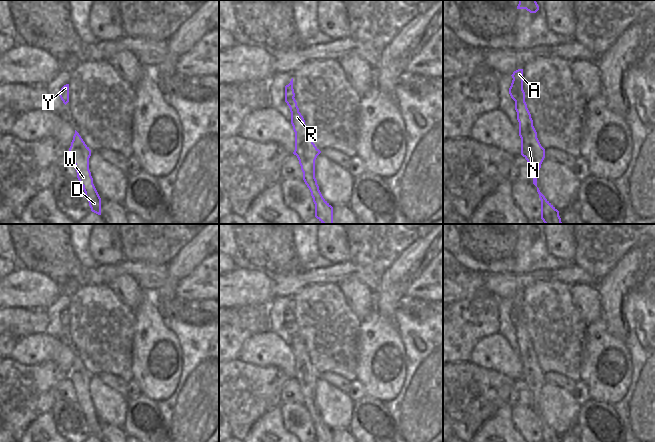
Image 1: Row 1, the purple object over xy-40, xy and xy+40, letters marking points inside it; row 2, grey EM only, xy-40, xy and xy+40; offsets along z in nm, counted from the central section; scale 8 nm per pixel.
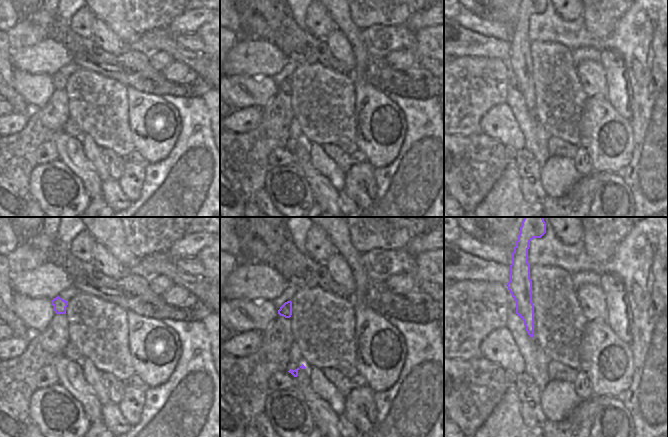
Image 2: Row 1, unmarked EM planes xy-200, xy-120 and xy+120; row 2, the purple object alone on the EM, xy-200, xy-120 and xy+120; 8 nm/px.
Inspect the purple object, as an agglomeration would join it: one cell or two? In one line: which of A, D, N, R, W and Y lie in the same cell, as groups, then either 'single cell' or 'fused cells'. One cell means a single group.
A D N R W / Y | fused cells

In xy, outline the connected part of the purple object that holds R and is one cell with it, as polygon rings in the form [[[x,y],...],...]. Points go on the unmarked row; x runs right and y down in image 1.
[[[295,322],[291,326],[290,336],[291,348],[295,356],[295,374],[293,378],[299,384],[303,404],[311,416],[315,428],[315,441],[333,442],[333,431],[323,422],[315,402],[315,384],[321,375],[311,364],[309,354],[299,336]]]

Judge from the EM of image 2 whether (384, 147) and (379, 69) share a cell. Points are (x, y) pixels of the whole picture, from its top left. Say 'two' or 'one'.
two

